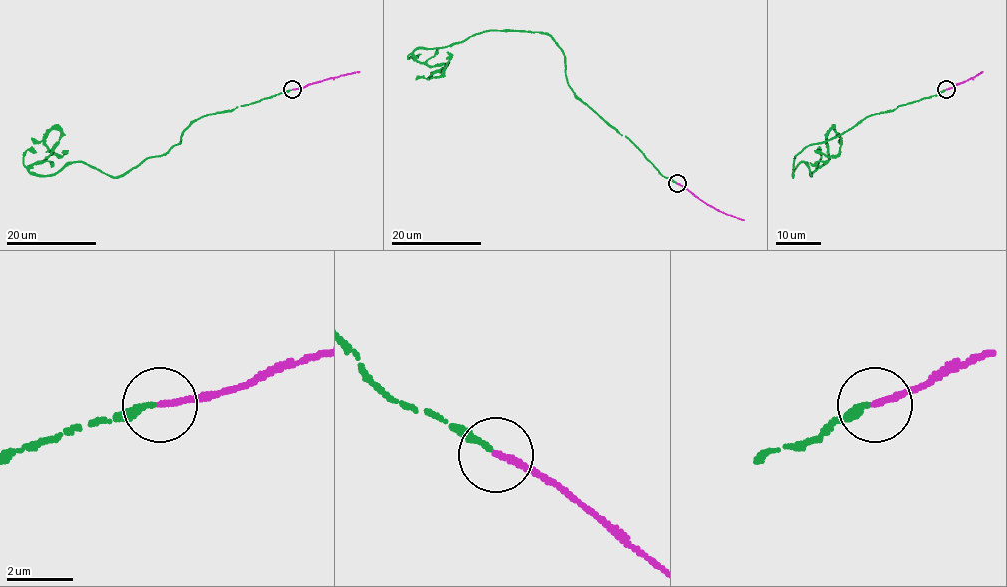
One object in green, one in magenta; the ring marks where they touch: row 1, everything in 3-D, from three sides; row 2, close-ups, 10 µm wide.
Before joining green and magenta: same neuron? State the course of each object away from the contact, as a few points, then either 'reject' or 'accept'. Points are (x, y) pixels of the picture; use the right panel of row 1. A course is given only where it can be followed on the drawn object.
course green (946, 89), (807, 145), (793, 177), (801, 162), (811, 175), (828, 160), (832, 127), (840, 151), (814, 150); course magenta (946, 89), (983, 71); accept

